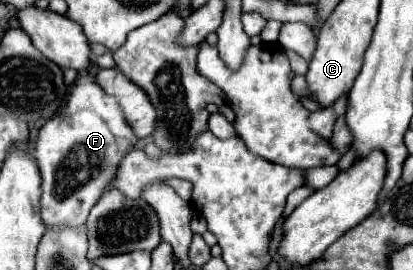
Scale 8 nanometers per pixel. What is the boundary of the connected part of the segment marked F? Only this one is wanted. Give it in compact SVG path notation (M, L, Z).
M93 77L77 79L61 113L49 119L37 137L35 159L41 173L41 219L45 227L81 227L91 207L105 193L121 157L135 143L137 137L125 125L117 101L99 89Z

